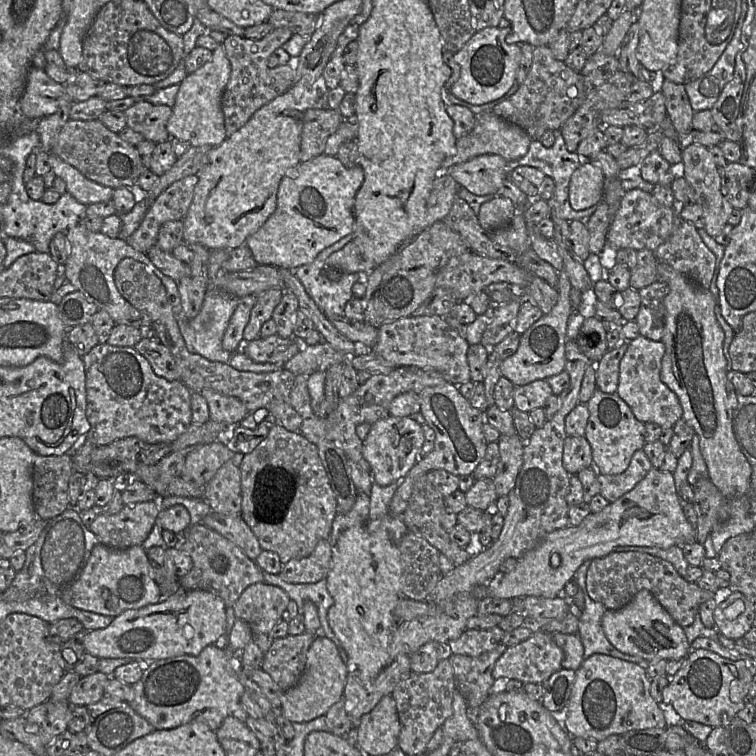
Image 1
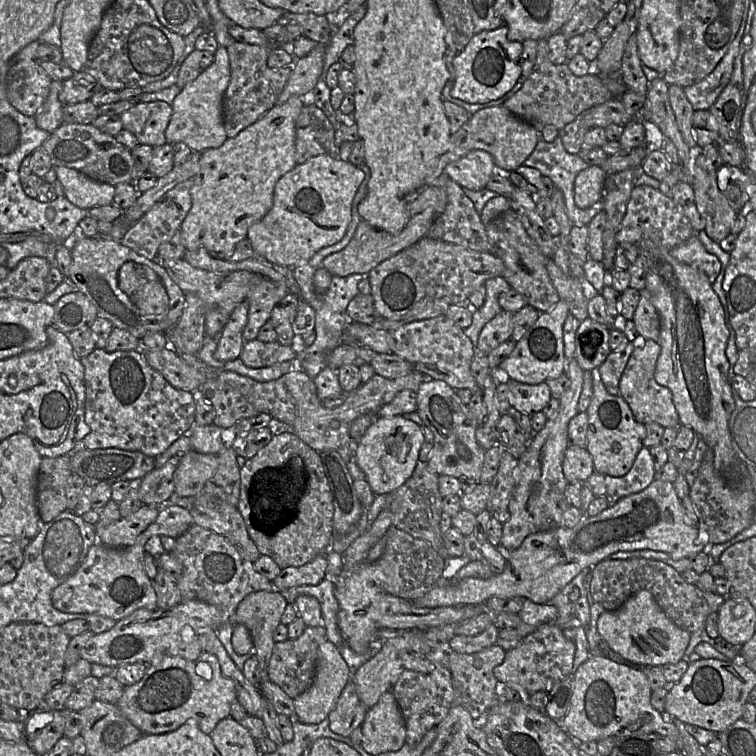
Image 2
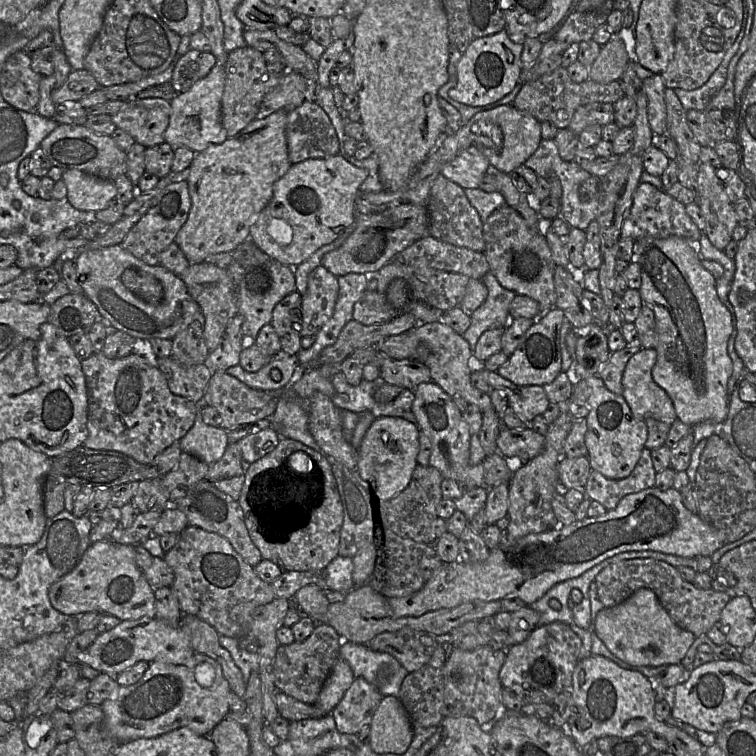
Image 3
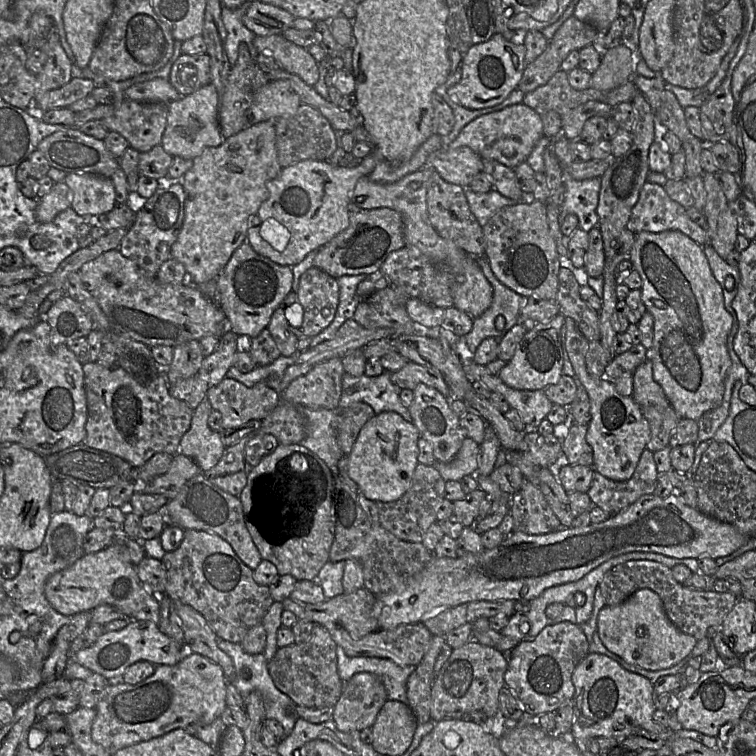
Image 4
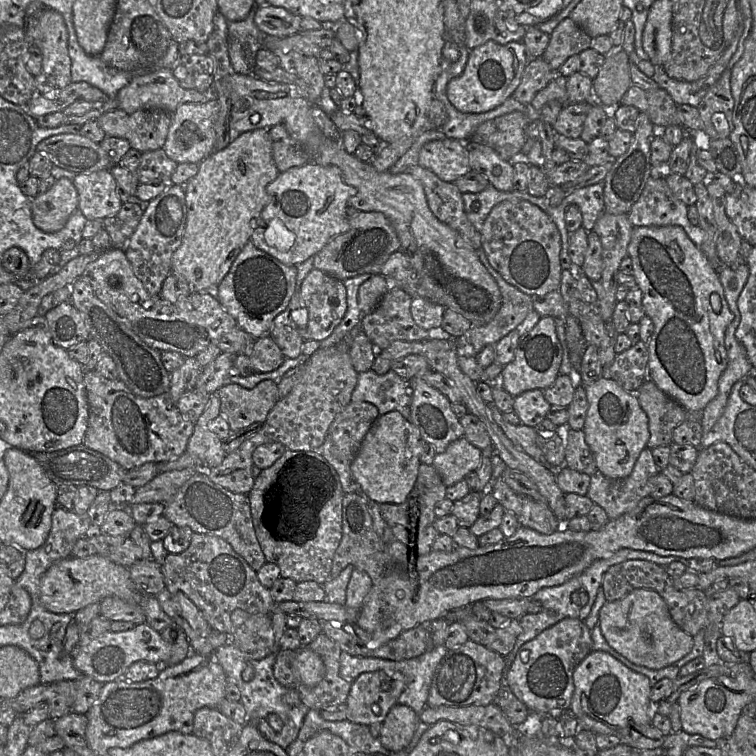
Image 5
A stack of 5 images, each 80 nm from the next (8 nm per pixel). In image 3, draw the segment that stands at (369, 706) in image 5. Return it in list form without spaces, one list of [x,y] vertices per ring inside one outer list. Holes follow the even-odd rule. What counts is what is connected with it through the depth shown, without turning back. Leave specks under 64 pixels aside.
[[[363,677],[355,678],[330,713],[337,731],[357,735],[363,727],[370,725],[382,698],[375,684],[367,682]]]

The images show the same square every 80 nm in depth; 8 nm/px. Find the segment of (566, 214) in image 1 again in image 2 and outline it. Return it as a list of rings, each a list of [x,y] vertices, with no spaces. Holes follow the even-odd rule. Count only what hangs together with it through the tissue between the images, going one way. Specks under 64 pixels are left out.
[[[559,136],[553,142],[540,138],[523,165],[538,169],[543,176],[552,180],[555,188],[561,190],[566,214],[573,225],[588,225],[603,209],[602,200],[584,209],[576,206],[573,191],[575,177],[589,164],[578,154],[567,152]]]

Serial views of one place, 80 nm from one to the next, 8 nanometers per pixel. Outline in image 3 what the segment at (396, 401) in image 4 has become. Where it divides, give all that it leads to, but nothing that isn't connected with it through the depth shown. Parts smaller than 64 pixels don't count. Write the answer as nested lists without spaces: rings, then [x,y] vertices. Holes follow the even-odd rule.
[[[337,371],[332,377],[335,395],[330,399],[339,409],[346,409],[354,413],[370,411],[376,418],[382,416],[402,417],[412,423],[418,424],[411,410],[396,408],[393,401],[387,403],[377,402],[374,398],[376,389],[385,381],[379,377],[374,381],[362,380],[357,386],[350,385],[342,372]]]

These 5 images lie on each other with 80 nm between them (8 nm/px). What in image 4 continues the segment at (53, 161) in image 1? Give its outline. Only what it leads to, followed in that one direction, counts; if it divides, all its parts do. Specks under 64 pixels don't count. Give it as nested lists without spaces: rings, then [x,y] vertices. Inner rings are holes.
[[[67,173],[63,182],[71,190],[71,208],[85,219],[97,218],[115,207],[115,187],[111,178]]]

